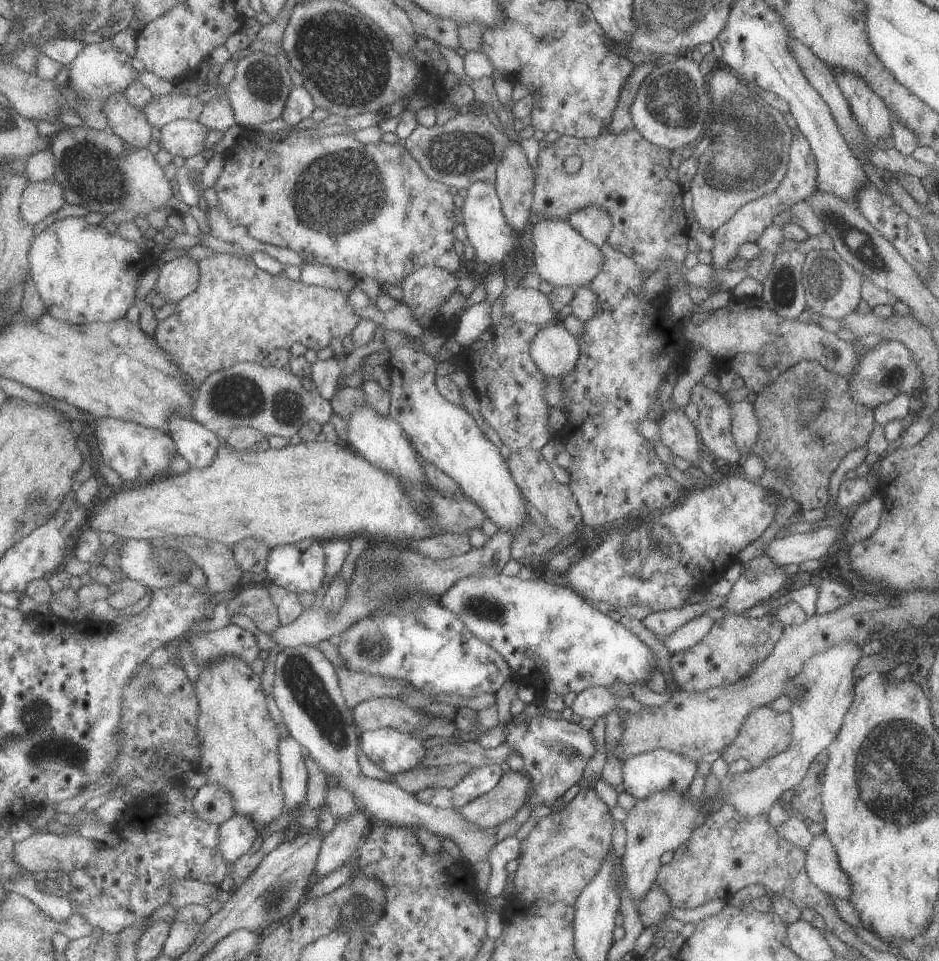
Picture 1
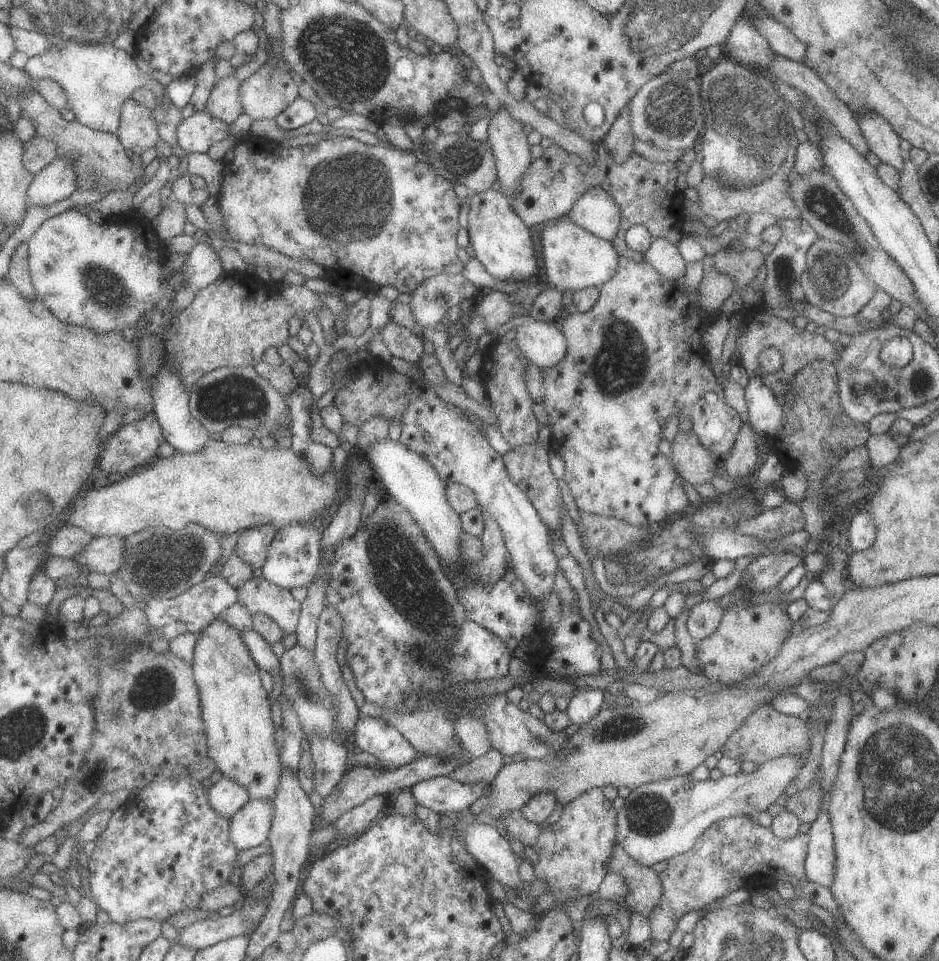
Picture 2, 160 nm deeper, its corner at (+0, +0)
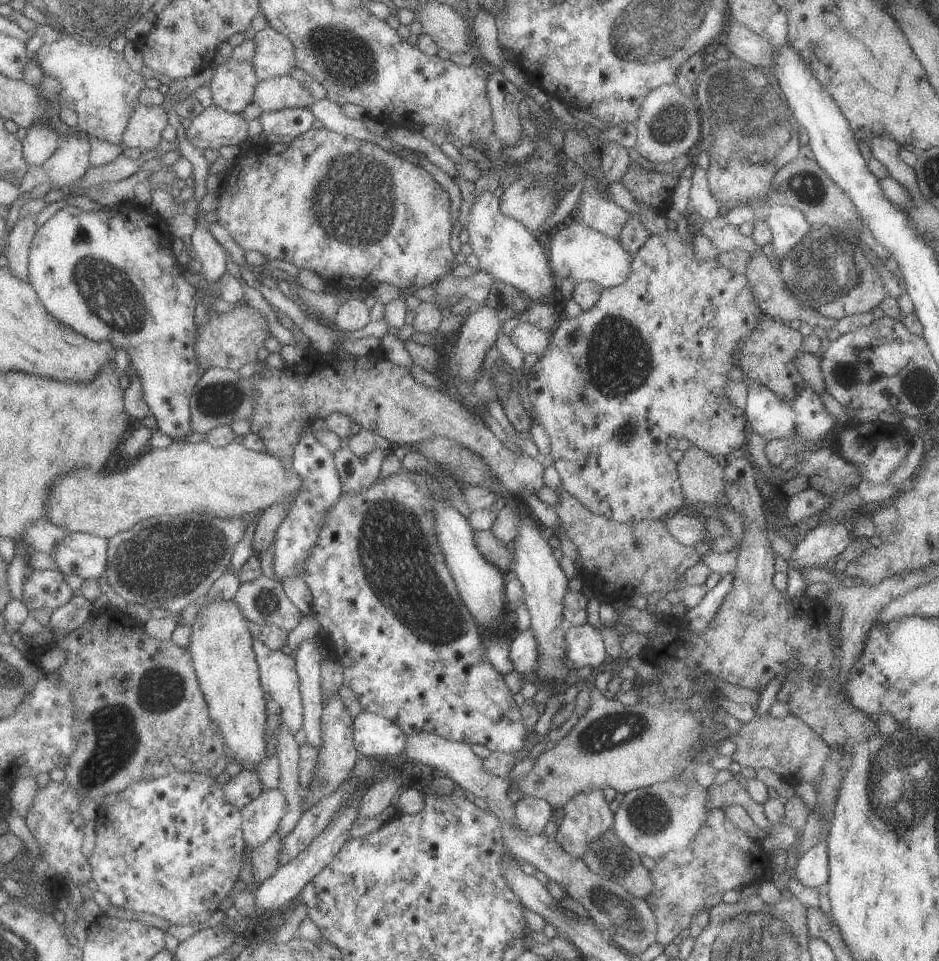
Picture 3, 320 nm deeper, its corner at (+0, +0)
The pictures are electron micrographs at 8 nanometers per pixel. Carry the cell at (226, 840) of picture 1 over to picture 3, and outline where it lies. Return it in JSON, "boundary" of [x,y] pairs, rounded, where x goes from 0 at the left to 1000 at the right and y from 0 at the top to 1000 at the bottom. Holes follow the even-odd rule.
{"boundary":[[[297,821],[279,822],[265,837],[256,841],[258,871],[268,882],[282,876],[294,864],[305,844],[305,832]]]}

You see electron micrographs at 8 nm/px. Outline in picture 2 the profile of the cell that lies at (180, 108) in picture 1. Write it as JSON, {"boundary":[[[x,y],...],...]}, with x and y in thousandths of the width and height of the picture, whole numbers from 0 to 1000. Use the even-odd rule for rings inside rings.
{"boundary":[[[49,35],[53,49],[44,56],[30,59],[24,74],[33,82],[54,81],[67,92],[70,98],[70,111],[79,119],[79,124],[88,131],[122,140],[127,131],[129,108],[148,91],[163,95],[167,110],[161,116],[165,124],[167,140],[170,146],[188,156],[187,131],[195,125],[193,114],[184,109],[177,116],[171,114],[171,101],[177,100],[175,91],[162,79],[151,76],[141,59],[131,52],[124,51],[118,45],[86,46],[61,36]]]}

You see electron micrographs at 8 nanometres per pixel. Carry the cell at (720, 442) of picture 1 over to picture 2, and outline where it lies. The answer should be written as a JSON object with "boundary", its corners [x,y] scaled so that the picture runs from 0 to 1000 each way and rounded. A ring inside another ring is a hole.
{"boundary":[[[659,267],[655,285],[638,298],[635,315],[625,324],[618,326],[612,324],[609,327],[602,327],[597,335],[596,344],[603,356],[603,365],[600,373],[593,376],[589,381],[577,385],[577,418],[576,421],[581,427],[584,433],[584,446],[586,447],[585,469],[593,471],[601,481],[601,492],[599,498],[605,506],[608,516],[617,533],[623,535],[633,535],[643,538],[651,538],[660,542],[666,542],[672,547],[698,548],[701,549],[707,543],[710,543],[726,535],[727,529],[732,527],[732,517],[727,511],[727,505],[723,502],[723,495],[718,488],[714,477],[708,476],[700,467],[700,462],[705,455],[704,445],[708,439],[716,433],[722,433],[723,437],[733,434],[737,441],[736,450],[742,455],[745,463],[753,469],[764,472],[770,478],[780,467],[785,456],[785,451],[790,442],[788,433],[783,429],[771,415],[771,408],[765,395],[757,388],[755,373],[747,358],[748,350],[752,341],[761,332],[761,329],[772,329],[767,320],[761,327],[750,326],[745,323],[743,315],[743,302],[734,302],[729,298],[727,288],[722,290],[709,290],[703,286],[696,277],[691,273]],[[753,408],[759,408],[761,416],[755,412],[751,414]],[[757,418],[757,420],[755,420]]]}

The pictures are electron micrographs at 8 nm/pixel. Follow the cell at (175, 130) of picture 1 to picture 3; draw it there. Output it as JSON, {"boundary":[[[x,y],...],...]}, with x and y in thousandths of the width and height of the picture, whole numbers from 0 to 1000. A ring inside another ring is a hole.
{"boundary":[[[227,108],[218,111],[202,127],[196,139],[208,154],[214,156],[245,150],[258,154],[259,149],[265,147],[264,126],[256,118],[245,118]]]}

